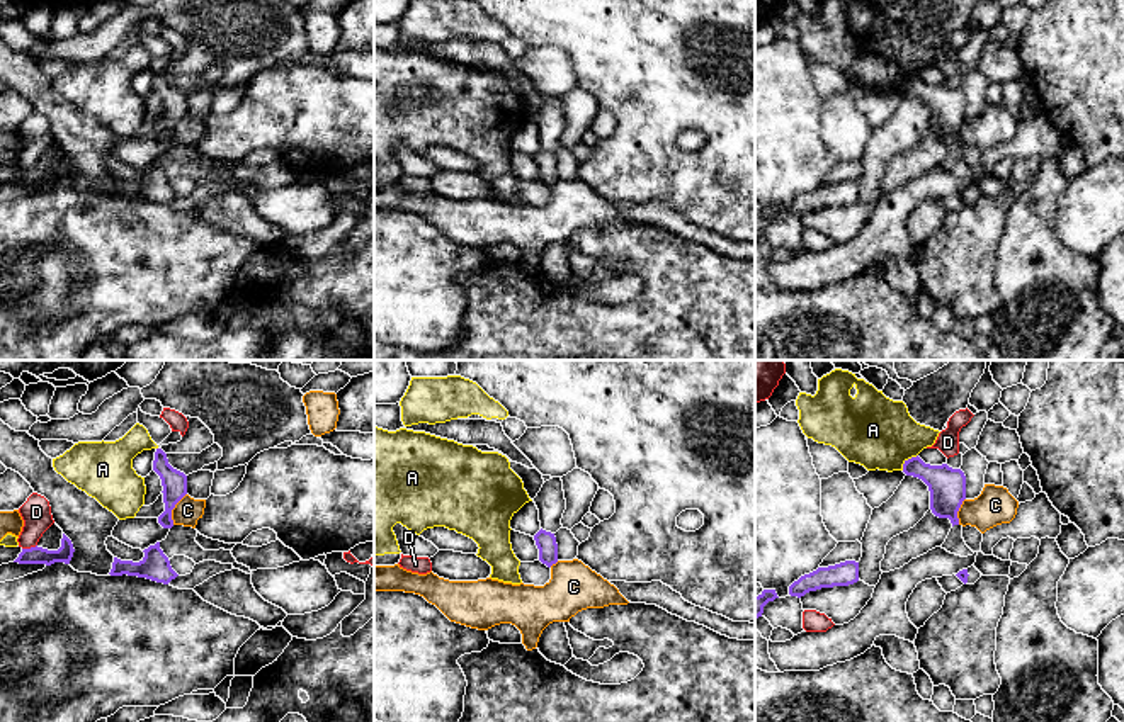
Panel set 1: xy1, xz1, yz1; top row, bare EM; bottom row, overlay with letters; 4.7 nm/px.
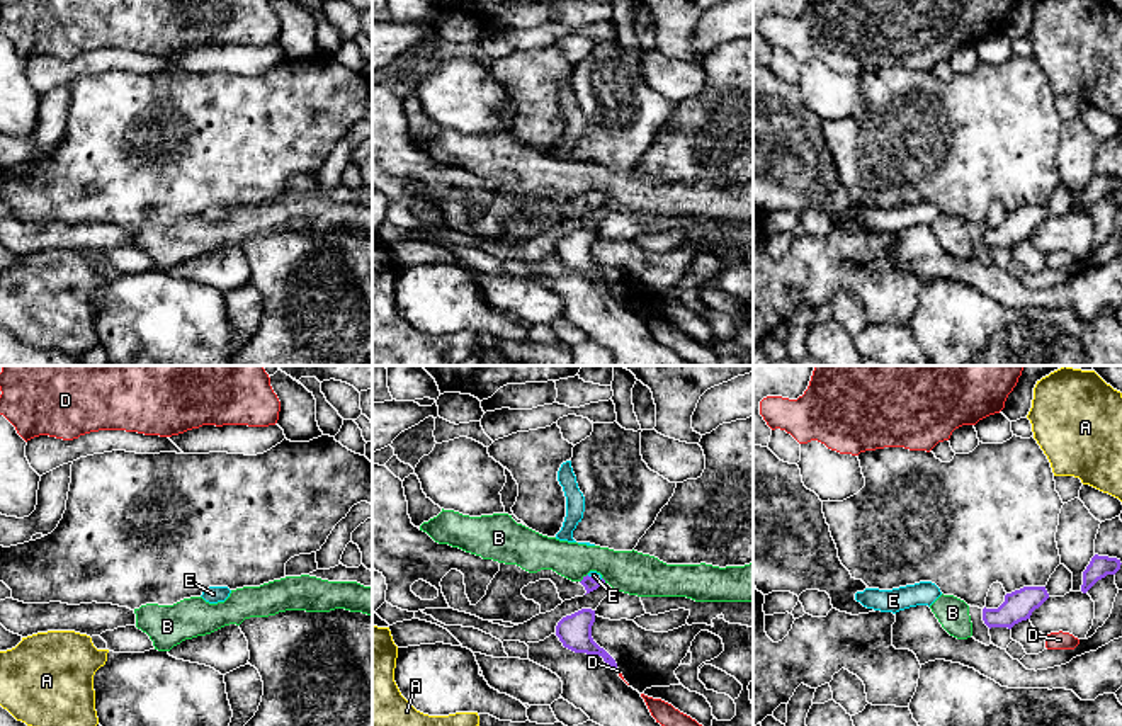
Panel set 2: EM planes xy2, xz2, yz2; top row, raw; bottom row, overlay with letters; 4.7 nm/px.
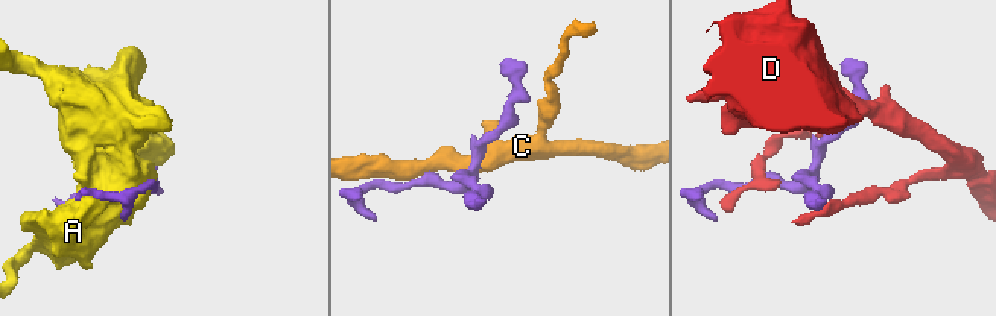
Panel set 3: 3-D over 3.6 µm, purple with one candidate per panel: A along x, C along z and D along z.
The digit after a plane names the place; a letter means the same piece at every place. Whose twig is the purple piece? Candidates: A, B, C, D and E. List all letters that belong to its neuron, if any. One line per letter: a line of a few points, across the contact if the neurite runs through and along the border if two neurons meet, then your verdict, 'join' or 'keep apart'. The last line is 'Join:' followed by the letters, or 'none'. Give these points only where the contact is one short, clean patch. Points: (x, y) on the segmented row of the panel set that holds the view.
A: keep apart
B: xz2 (587, 573), (580, 582) | keep apart
C: xy1 (186, 493), (172, 510), (172, 524) | keep apart
D: keep apart
E: xz2 (587, 582), (595, 580), (594, 575) | join
Join: E

